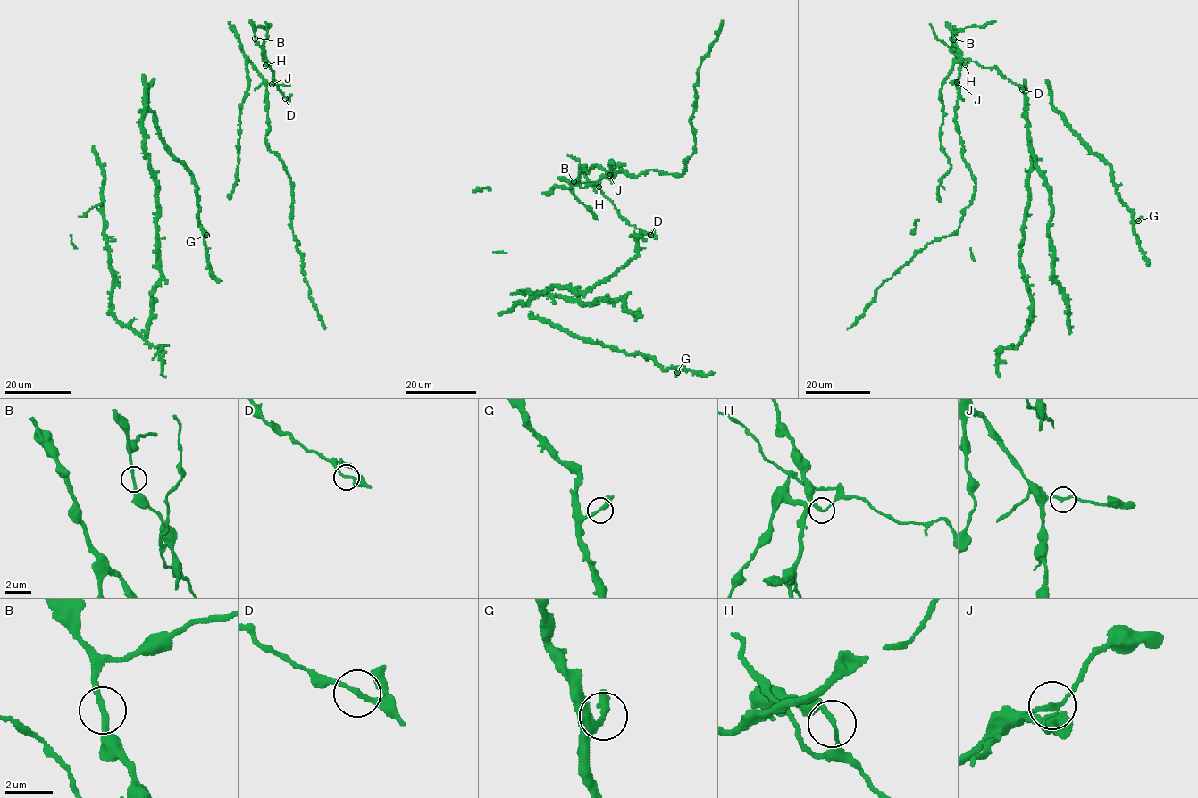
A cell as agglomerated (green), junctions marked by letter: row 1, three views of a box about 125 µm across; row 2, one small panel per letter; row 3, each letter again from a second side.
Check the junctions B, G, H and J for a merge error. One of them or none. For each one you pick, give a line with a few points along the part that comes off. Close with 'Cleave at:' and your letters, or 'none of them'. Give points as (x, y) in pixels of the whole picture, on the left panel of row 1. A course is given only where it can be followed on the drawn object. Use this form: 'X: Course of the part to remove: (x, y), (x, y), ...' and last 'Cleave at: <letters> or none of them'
H: Course of the part to remove: (265, 65), (269, 63), (275, 85), (287, 99), (290, 94)
Cleave at: H

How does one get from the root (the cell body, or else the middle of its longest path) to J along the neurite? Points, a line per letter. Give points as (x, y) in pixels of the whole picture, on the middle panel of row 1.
J: (548, 195), (555, 187), (585, 187), (609, 175)

